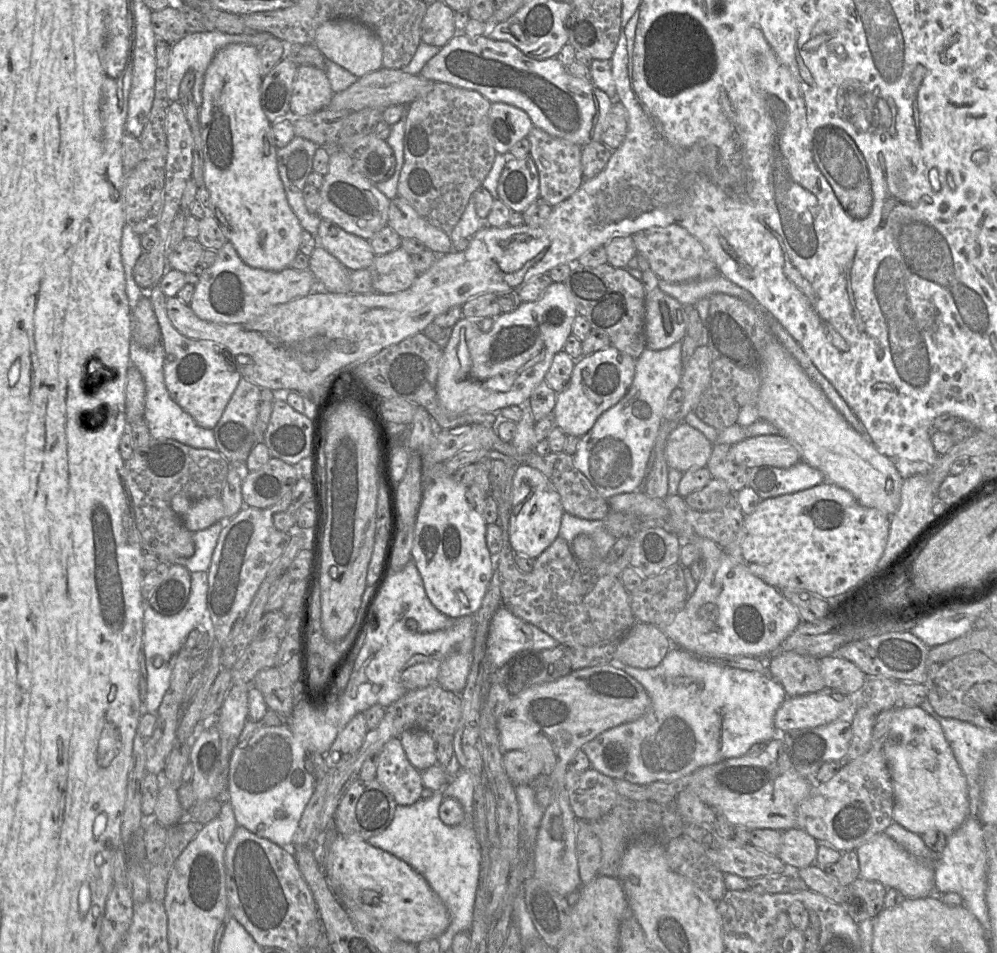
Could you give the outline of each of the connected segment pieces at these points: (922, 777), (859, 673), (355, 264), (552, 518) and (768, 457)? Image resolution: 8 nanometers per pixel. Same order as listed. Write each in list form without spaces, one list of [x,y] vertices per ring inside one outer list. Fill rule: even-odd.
[[[895,706],[890,730],[883,747],[894,790],[893,821],[915,834],[927,830],[951,835],[969,814],[968,785],[954,753],[945,738],[940,723],[920,706]]]
[[[836,654],[818,659],[820,674],[826,687],[843,694],[859,694],[867,675],[851,661]]]
[[[322,219],[318,228],[318,245],[337,258],[349,271],[368,269],[375,254],[369,240],[350,234]]]
[[[527,465],[515,467],[509,518],[509,540],[515,554],[536,559],[559,536],[563,513],[560,495],[540,471]]]
[[[780,434],[751,437],[736,443],[730,448],[730,459],[746,469],[758,466],[790,468],[802,461],[798,448]]]

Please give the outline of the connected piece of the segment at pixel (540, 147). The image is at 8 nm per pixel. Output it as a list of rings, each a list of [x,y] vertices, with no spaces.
[[[534,126],[527,138],[531,144],[530,157],[539,174],[539,197],[554,207],[572,196],[584,180],[581,168],[582,147],[554,137]]]

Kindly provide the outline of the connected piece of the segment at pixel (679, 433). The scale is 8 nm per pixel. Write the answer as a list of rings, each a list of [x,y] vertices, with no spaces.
[[[682,422],[667,438],[665,459],[669,468],[685,473],[706,467],[712,448],[713,443],[699,430]]]

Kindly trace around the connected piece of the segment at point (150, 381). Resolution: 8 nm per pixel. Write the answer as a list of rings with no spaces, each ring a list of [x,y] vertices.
[[[131,330],[131,345],[130,345],[131,366],[136,367],[144,379],[145,388],[146,388],[146,405],[145,405],[145,412],[144,412],[144,420],[149,428],[152,439],[173,439],[182,444],[185,444],[185,445],[188,445],[194,448],[217,450],[217,444],[216,444],[216,440],[214,437],[213,429],[206,429],[206,428],[199,426],[195,422],[195,420],[192,418],[192,416],[189,413],[187,413],[184,409],[182,409],[170,396],[166,388],[165,381],[164,381],[164,359],[165,359],[165,350],[162,344],[158,344],[157,346],[153,348],[144,348],[132,340],[132,330]]]

